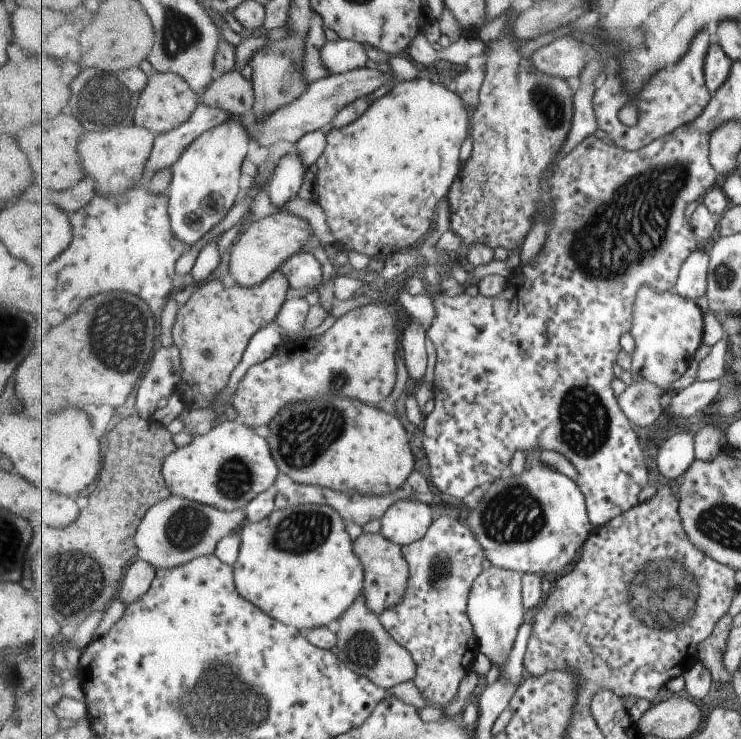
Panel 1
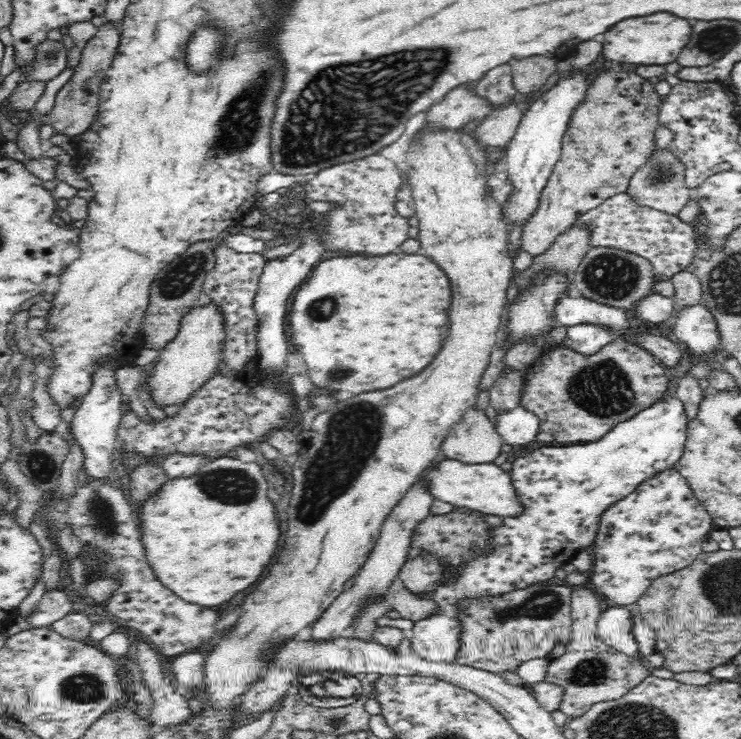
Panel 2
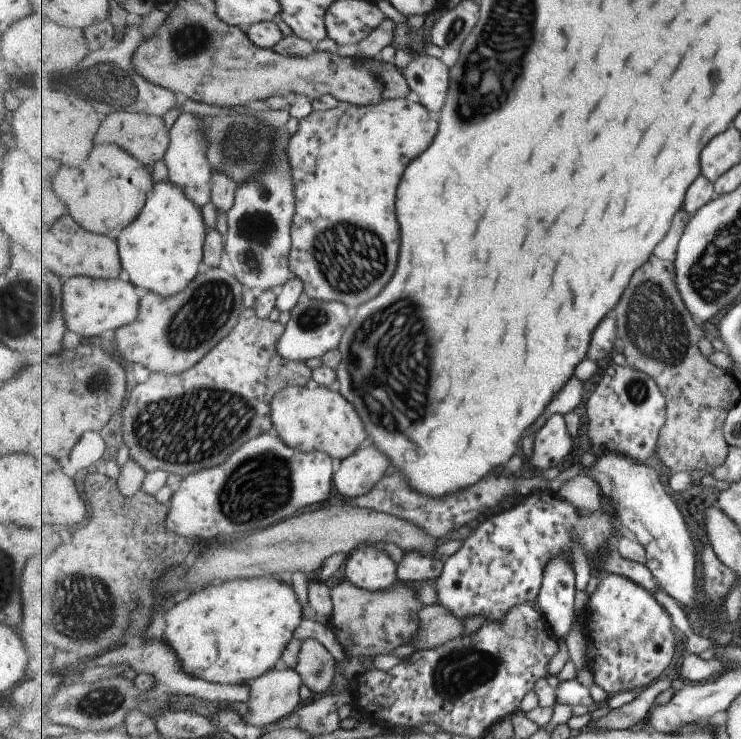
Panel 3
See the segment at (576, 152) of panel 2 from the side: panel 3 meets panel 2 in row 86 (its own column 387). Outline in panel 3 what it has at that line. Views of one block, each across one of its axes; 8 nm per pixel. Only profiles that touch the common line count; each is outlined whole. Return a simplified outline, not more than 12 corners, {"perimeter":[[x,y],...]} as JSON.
{"perimeter":[[400,581],[332,588],[330,629],[347,657],[392,654],[426,606]]}

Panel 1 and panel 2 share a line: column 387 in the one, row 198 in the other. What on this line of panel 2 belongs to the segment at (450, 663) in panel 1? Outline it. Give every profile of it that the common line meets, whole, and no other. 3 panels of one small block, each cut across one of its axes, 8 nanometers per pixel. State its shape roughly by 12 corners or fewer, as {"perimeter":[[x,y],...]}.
{"perimeter":[[626,192],[576,221],[591,247],[652,263],[657,280],[687,271],[699,243],[678,215]]}

